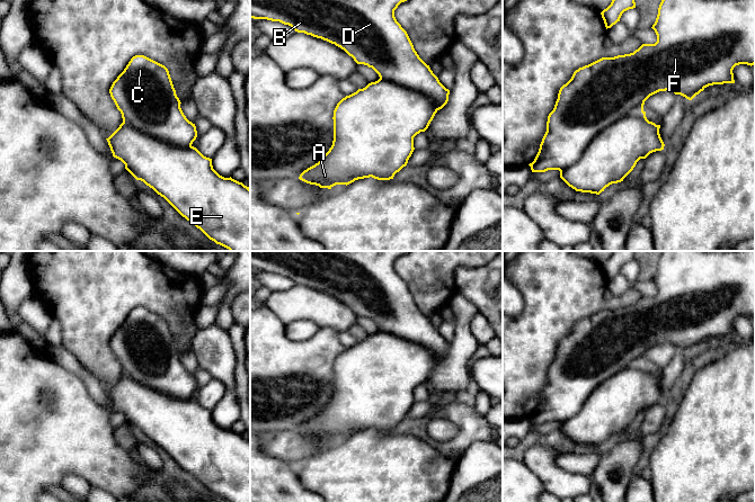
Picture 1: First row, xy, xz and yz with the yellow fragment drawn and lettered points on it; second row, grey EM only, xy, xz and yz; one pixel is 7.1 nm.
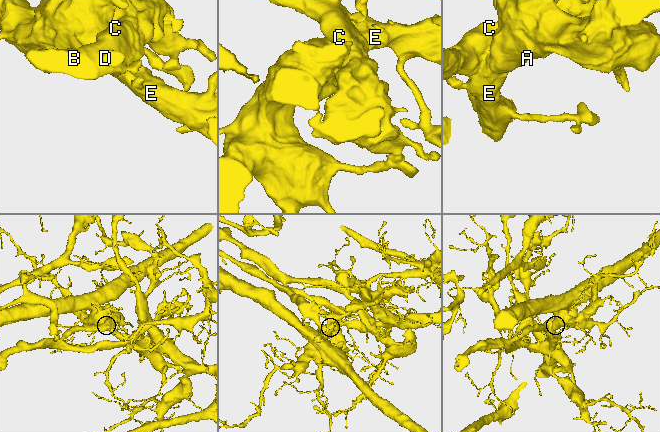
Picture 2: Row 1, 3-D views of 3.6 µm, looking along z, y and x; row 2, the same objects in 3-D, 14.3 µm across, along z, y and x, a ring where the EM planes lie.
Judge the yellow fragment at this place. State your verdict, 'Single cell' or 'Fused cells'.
Fused cells

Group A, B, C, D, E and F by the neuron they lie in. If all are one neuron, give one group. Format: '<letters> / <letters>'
A E / B C D F

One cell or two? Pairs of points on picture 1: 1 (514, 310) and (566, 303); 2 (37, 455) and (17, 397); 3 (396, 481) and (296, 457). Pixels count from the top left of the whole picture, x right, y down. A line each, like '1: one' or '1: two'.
1: two
2: one
3: two

